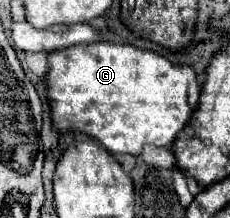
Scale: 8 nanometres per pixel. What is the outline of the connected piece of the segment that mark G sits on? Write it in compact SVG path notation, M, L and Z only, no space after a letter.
M95 43L73 45L49 53L51 69L47 73L49 101L53 123L59 131L79 131L97 139L113 155L129 153L141 155L145 145L171 149L177 135L189 125L201 95L201 83L191 65L173 65L169 59L155 51L139 49L127 43Z

